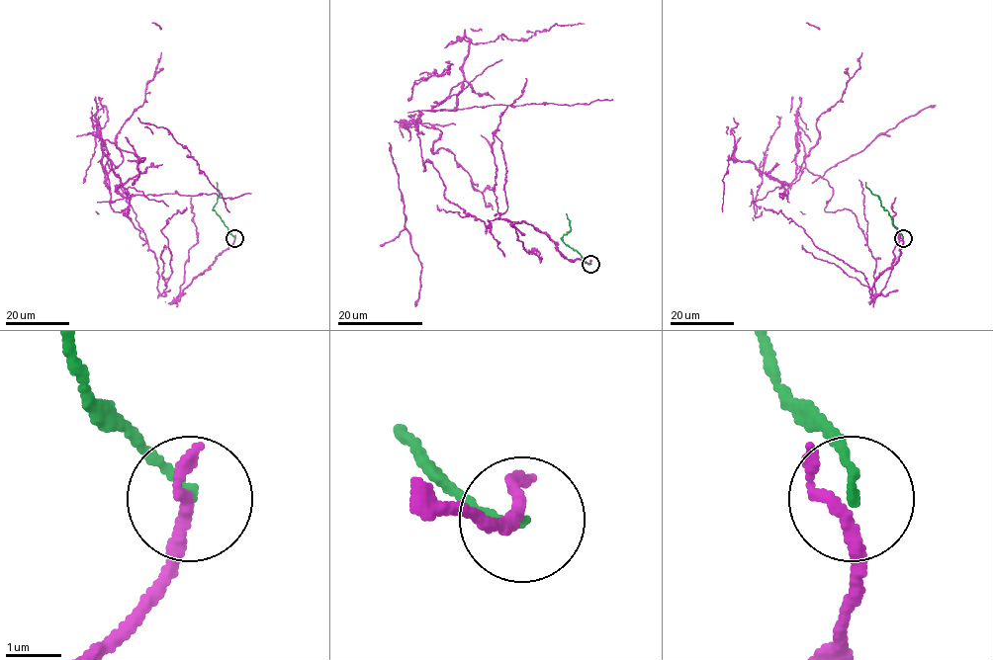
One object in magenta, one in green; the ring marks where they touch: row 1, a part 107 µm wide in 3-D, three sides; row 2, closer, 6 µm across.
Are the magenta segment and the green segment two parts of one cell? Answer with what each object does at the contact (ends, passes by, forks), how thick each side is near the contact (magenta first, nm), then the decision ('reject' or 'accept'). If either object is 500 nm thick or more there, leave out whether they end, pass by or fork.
magenta passes by; green ends; calibres 200 and 180 nm; reject

